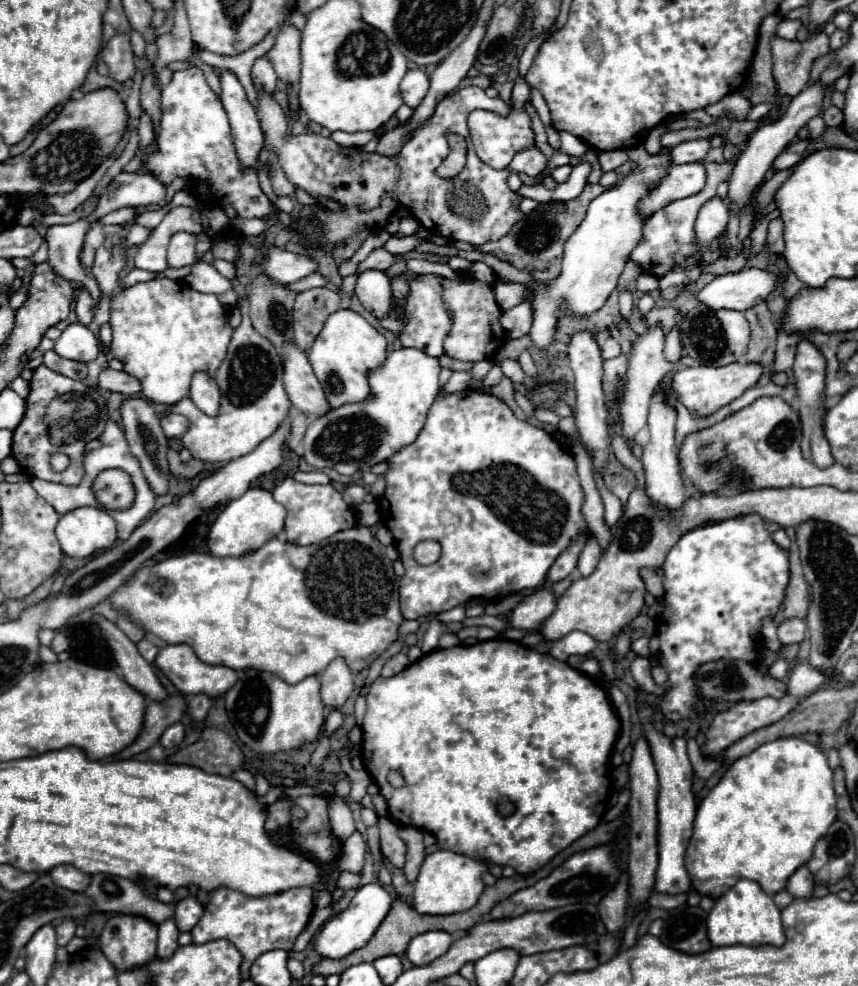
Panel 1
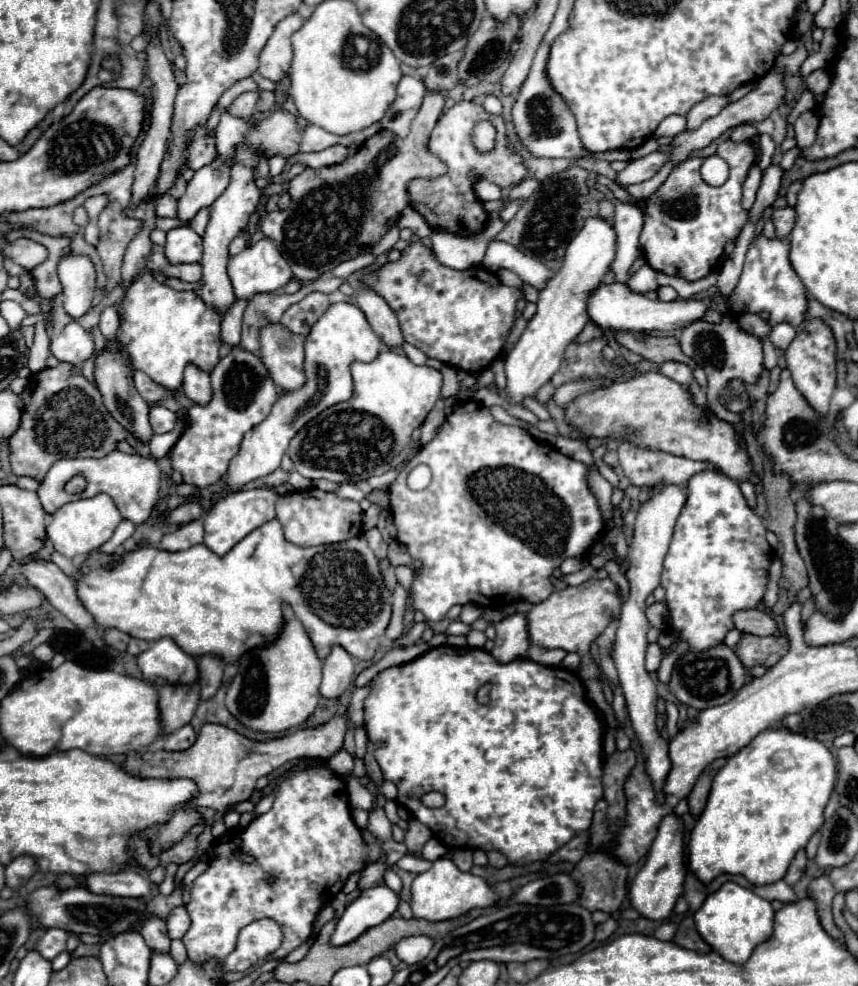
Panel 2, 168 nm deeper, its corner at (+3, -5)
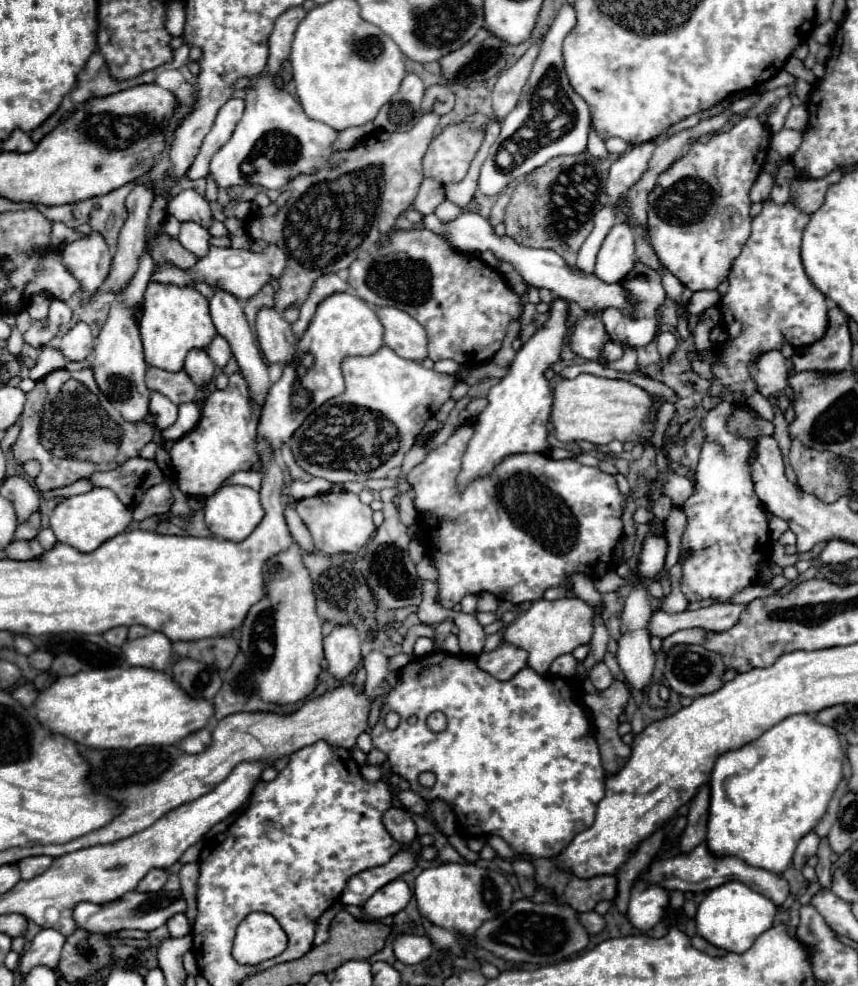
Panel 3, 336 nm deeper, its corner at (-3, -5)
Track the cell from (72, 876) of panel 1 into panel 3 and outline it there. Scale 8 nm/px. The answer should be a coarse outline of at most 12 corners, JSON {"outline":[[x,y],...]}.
{"outline":[[151,868],[137,884],[139,892],[157,892],[167,882],[167,870]]}

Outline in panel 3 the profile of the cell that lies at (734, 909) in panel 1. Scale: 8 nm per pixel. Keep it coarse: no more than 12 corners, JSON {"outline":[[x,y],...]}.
{"outline":[[743,882],[709,890],[697,934],[743,954],[773,926],[775,904]]}

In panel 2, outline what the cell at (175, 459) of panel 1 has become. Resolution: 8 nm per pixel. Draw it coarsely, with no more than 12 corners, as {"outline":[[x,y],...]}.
{"outline":[[181,422],[173,432],[155,434],[149,442],[153,458],[169,454],[177,436],[181,434]]}

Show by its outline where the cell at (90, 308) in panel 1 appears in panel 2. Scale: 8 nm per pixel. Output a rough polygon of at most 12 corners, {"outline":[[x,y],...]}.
{"outline":[[69,254],[57,272],[65,312],[77,320],[97,292],[93,262]]}

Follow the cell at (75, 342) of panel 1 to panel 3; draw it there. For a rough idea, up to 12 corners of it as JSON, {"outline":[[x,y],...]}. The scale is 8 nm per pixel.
{"outline":[[79,322],[61,338],[59,350],[67,360],[91,356],[95,338]]}

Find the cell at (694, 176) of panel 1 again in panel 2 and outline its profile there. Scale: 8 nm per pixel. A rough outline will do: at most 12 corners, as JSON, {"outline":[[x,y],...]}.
{"outline":[[645,200],[615,206],[617,256],[611,266],[617,282],[641,254]]}

